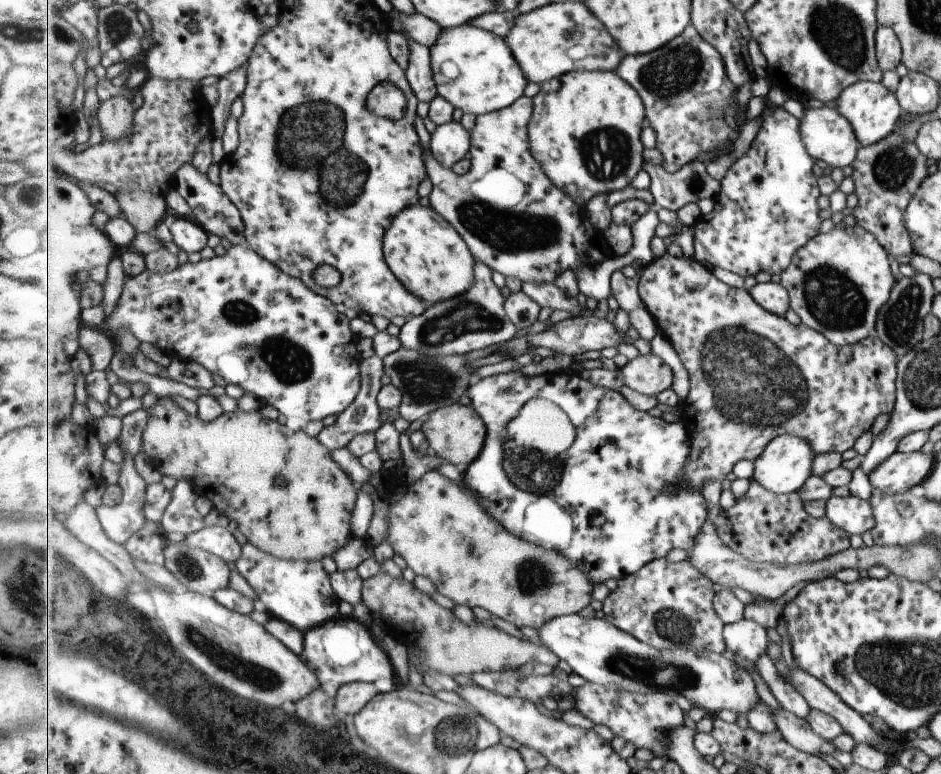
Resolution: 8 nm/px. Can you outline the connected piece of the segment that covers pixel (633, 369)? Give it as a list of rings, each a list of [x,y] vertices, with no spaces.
[[[654,352],[631,360],[619,375],[630,388],[655,397],[672,388],[675,380],[674,369]]]

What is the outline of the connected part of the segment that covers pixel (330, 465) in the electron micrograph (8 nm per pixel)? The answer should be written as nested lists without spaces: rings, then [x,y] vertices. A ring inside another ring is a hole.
[[[160,398],[158,404],[150,408],[148,412],[150,413],[150,418],[148,419],[148,426],[144,431],[143,447],[153,466],[163,475],[169,475],[178,481],[188,480],[192,482],[198,492],[215,504],[214,508],[220,514],[225,515],[229,520],[238,522],[239,529],[247,537],[249,542],[252,542],[252,544],[258,546],[264,552],[270,552],[275,557],[286,560],[308,560],[308,562],[312,562],[312,560],[322,560],[326,557],[334,559],[338,552],[342,552],[342,548],[346,548],[355,539],[350,520],[352,520],[352,512],[354,512],[356,502],[358,502],[359,486],[352,480],[348,472],[334,460],[332,451],[318,436],[309,436],[304,430],[295,431],[293,428],[290,428],[290,425],[282,417],[276,421],[268,420],[259,411],[245,412],[237,410],[232,413],[223,414],[212,422],[204,423],[198,418],[198,415],[196,418],[190,418],[190,414],[186,414],[186,410],[178,406],[174,400]],[[280,476],[286,479],[286,486],[278,486],[276,484],[276,480]]]

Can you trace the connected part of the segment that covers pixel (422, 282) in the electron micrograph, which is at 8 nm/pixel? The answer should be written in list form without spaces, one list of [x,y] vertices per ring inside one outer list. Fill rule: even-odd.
[[[412,205],[401,212],[386,235],[385,254],[396,276],[429,306],[464,296],[478,282],[477,257],[469,241],[432,206]]]

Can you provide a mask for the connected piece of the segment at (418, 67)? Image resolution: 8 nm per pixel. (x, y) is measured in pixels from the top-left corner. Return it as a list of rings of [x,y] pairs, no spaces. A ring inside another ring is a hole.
[[[408,38],[412,48],[412,60],[409,73],[410,82],[419,96],[419,100],[432,104],[440,91],[434,76],[434,65],[432,64],[432,48],[418,44],[416,40]]]

